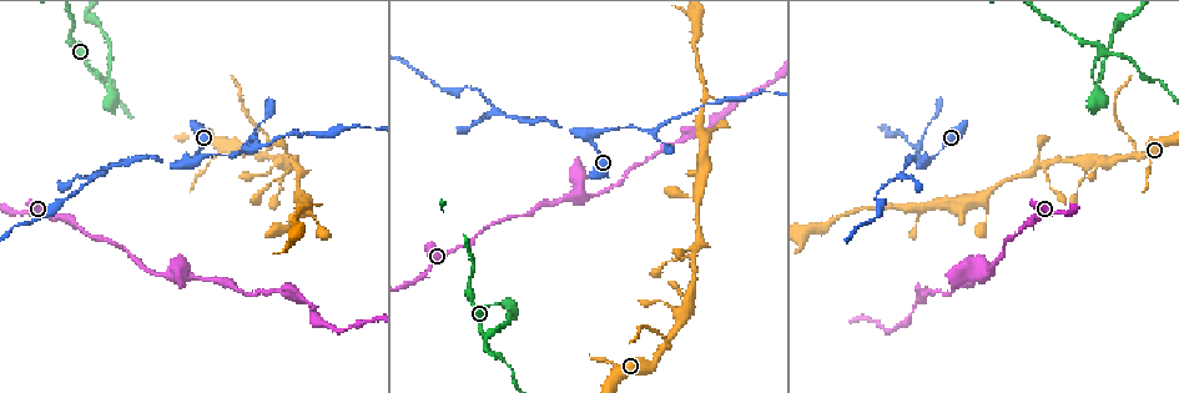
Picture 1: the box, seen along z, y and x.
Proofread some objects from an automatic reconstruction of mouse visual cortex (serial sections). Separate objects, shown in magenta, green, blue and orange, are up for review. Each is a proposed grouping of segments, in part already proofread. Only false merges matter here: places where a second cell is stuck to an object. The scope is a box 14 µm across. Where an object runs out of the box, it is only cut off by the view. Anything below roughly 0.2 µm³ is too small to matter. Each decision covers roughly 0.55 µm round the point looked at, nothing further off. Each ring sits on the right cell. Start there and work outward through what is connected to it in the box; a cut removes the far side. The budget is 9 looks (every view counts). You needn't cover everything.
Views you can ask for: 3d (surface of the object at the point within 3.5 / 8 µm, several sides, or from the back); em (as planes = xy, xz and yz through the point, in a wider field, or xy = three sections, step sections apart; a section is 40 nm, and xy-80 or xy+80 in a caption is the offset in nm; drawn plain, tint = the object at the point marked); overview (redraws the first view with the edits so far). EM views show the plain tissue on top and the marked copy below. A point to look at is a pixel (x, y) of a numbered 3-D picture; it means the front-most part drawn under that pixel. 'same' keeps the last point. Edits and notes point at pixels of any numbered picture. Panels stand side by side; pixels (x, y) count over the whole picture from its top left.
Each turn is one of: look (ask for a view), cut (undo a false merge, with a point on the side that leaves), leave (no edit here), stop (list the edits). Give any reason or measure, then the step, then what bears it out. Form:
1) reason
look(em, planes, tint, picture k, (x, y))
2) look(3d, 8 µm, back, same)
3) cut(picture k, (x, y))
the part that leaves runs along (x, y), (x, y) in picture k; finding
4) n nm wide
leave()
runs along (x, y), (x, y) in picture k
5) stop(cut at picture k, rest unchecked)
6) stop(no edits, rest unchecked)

thick turns thin
look(3d, 3.5 µm, picture 1, (894, 206))

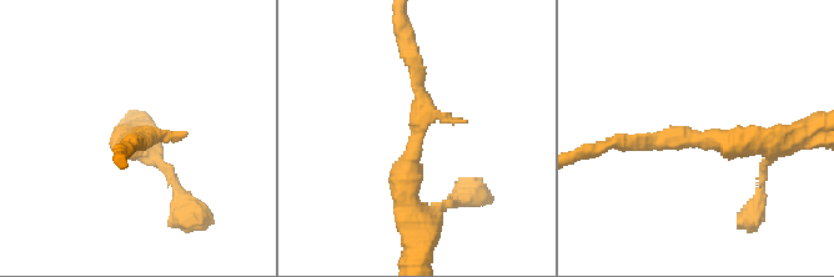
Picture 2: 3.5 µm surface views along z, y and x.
look(em, xy, step 1, tint, picture 2, (418, 136))

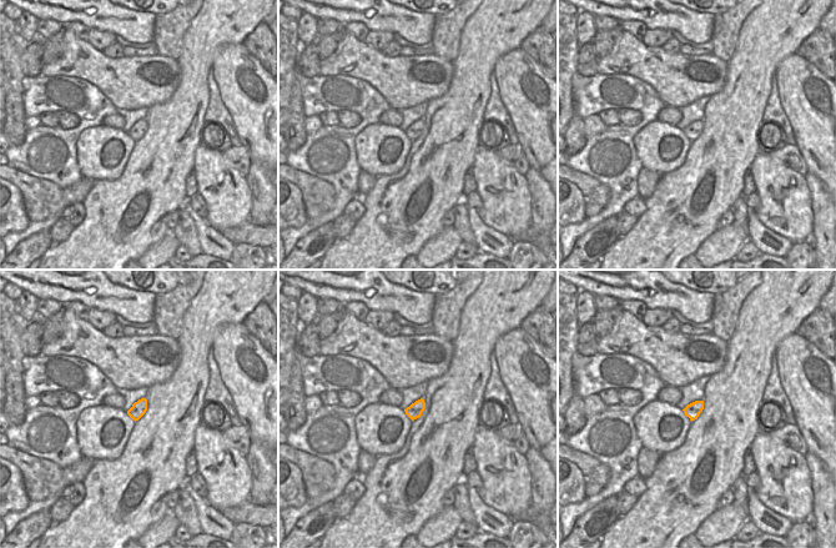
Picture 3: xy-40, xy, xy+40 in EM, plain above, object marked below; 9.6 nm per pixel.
leave()
one cell here

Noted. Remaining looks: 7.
abrupt turn
look(3d, 3.5 µm, picture 1, (927, 162))

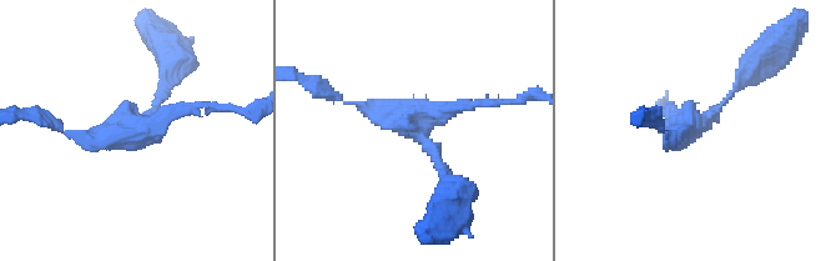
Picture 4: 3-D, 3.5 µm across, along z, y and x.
shape alone is not enough
look(em, xy, step 5, tint, picture 4, (135, 122))

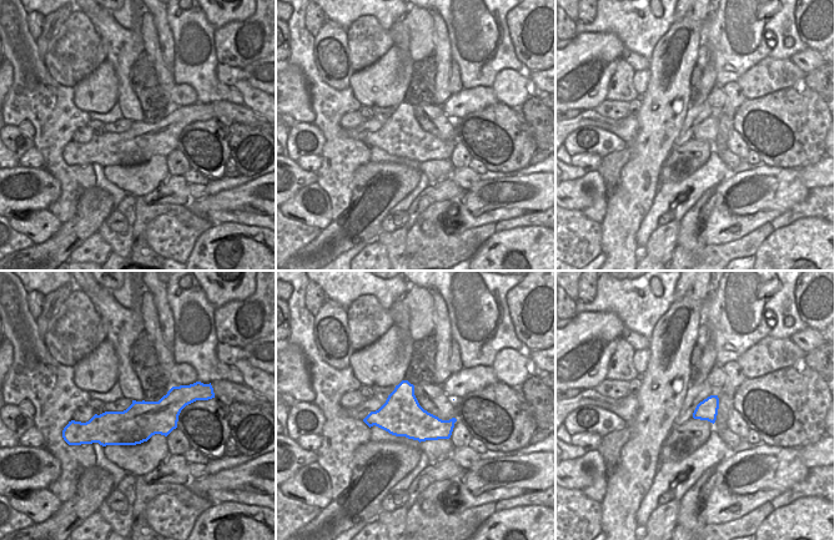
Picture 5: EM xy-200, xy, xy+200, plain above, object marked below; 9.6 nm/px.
leave()
runs along (185, 399), (135, 425), (89, 425) in picture 5; continuous, no second cell

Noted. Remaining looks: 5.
sudden change in width
look(3d, 3.5 µm, picture 1, (470, 86))

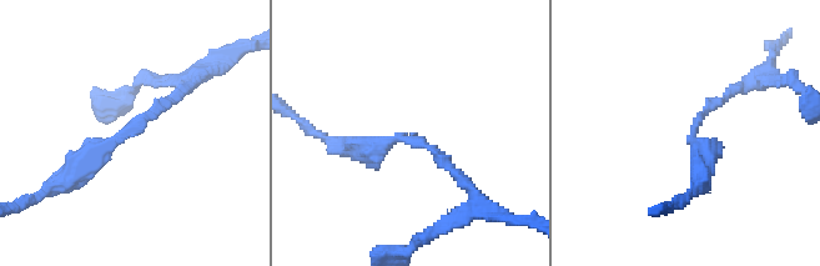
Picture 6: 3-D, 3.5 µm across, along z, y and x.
look(em, planes, tint, picture 6, (123, 142))

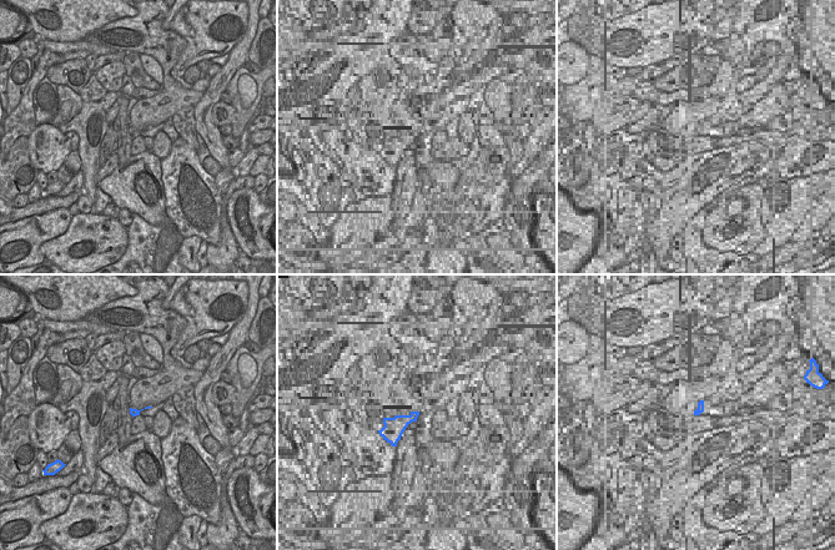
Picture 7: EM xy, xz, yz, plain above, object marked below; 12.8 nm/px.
leave()
runs along (180, 94), (53, 186) in picture 6; one cell here

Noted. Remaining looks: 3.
branch point
look(3d, 3.5 µm, picture 1, (574, 198))

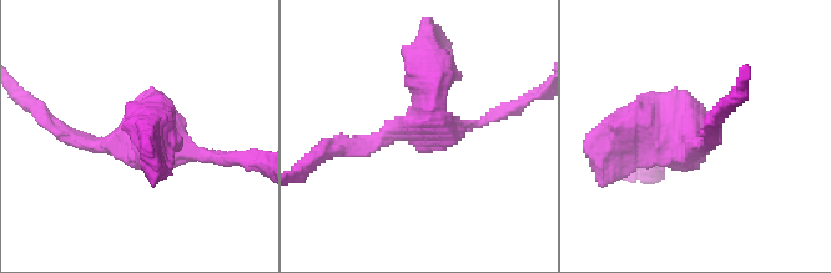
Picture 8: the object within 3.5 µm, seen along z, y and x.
need the tissue
look(em, xy, step 3, tint, picture 8, (690, 141))

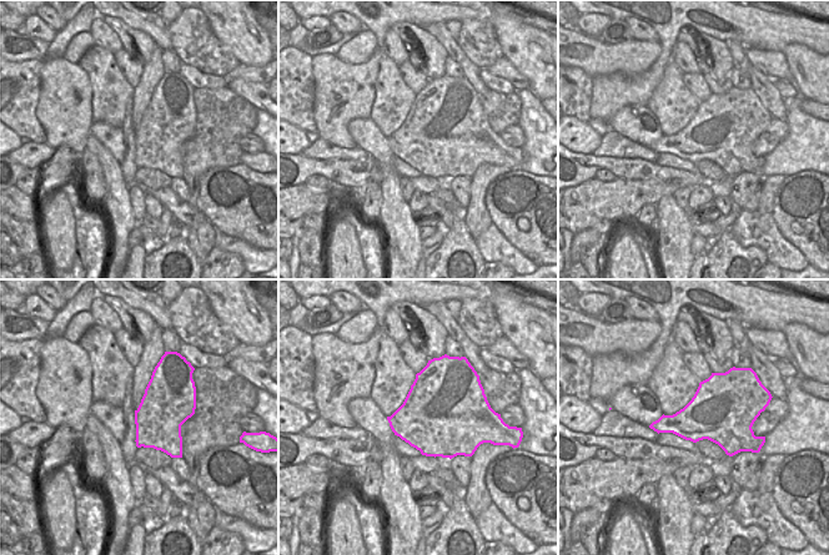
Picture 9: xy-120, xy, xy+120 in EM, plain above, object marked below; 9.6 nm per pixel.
leave()
runs along (347, 146), (499, 114) in picture 8; one cell here

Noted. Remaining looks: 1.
stop(no edits, rest unchecked)

